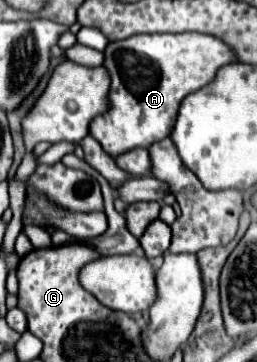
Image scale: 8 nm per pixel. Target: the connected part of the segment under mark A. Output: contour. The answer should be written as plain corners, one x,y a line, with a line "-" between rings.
199,32
137,34
119,42
109,42
103,54
103,68
107,68
111,76
109,112
93,118
89,134
113,158
137,146
147,148
167,138
173,132
183,98
207,86
221,66
235,62
233,50
227,44

